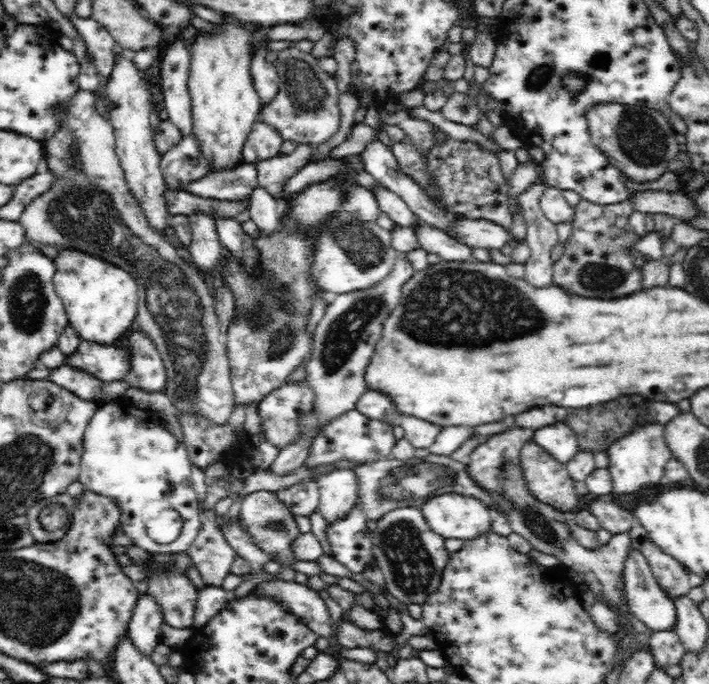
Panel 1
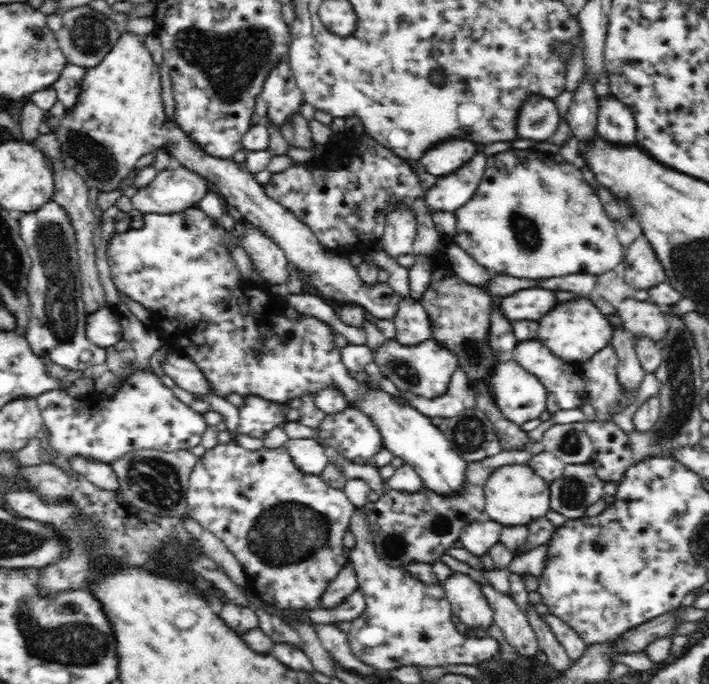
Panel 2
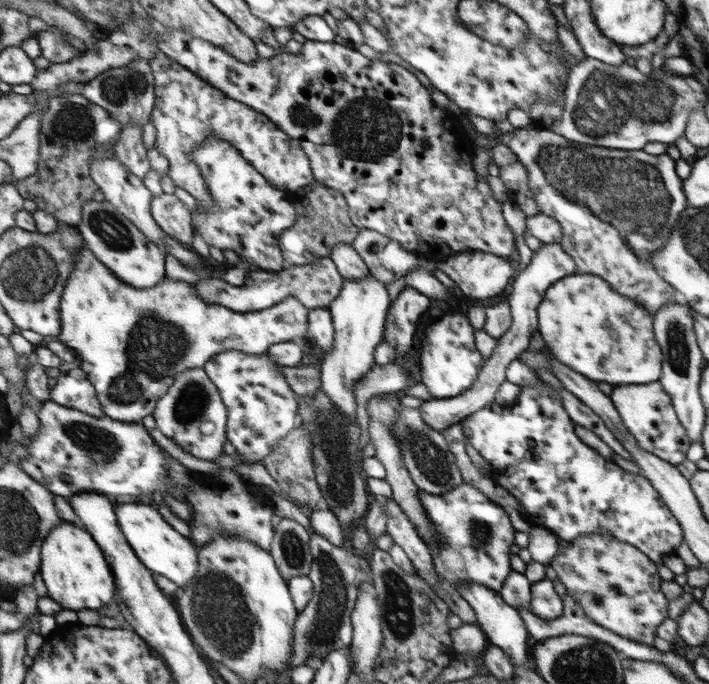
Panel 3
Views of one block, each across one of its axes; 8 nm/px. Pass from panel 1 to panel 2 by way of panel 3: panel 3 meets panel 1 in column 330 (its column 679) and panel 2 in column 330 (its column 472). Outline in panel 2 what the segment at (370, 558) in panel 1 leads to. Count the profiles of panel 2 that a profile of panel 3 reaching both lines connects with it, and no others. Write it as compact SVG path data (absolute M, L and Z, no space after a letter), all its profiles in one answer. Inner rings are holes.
M349 404L340 412L326 414L315 431L340 456L362 466L370 466L372 456L384 448L380 429L356 405Z

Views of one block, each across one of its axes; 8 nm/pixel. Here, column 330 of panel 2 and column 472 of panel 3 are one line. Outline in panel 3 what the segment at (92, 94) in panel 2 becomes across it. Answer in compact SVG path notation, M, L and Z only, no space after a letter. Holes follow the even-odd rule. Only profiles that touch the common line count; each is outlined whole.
M484 251L460 252L441 259L436 268L446 273L466 296L486 300L500 296L514 270L500 255Z

